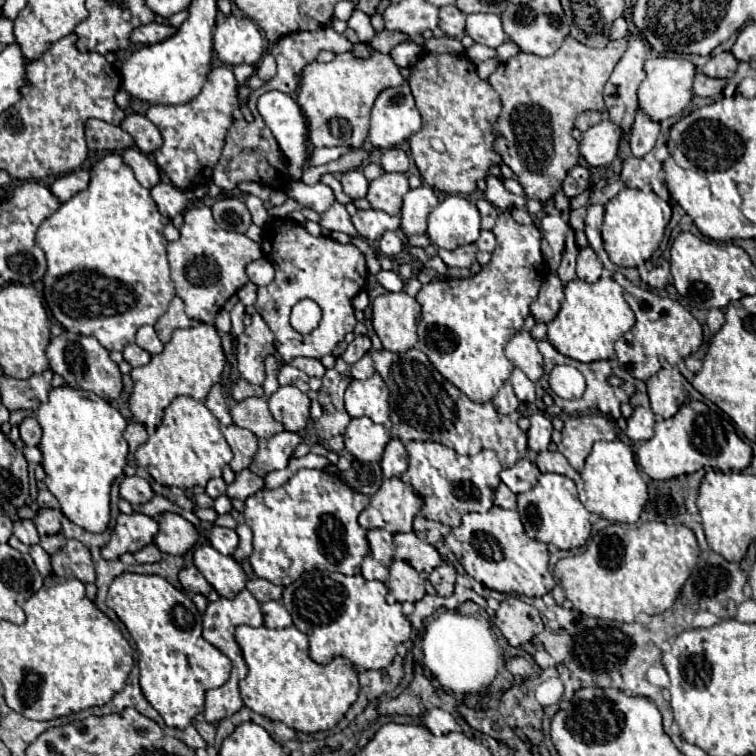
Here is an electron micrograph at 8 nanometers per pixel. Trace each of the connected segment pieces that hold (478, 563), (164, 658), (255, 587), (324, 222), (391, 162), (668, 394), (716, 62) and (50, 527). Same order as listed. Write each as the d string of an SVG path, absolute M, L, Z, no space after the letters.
M492 507L486 513L466 513L462 523L444 537L448 549L464 565L466 573L500 593L516 593L524 597L542 597L554 589L554 577L548 569L548 547L530 539L524 531L518 511Z
M122 573L118 575L106 597L106 605L118 615L118 619L126 625L138 649L138 669L140 669L140 687L148 703L162 715L164 723L174 729L186 729L194 717L204 713L204 693L208 689L216 689L230 677L232 663L230 659L212 643L202 637L202 615L188 597L188 593L176 589L160 575L136 575Z
M256 577L256 579L250 579L250 581L246 583L246 589L248 589L260 603L282 597L282 587L270 583L270 581L266 581L266 579L258 579L258 577Z
M334 203L328 211L322 213L322 219L320 219L320 225L328 231L342 231L346 235L358 235L352 221L350 221L350 215L346 211L346 207L342 203Z
M392 147L392 149L386 149L382 153L382 167L384 167L384 171L406 173L408 167L410 167L410 159L408 159L408 155L402 149Z
M664 367L654 377L646 381L652 411L664 419L672 417L684 403L688 391L684 387L684 377L676 367Z
M726 51L726 53L720 53L720 55L712 57L712 59L702 67L702 71L704 71L708 77L732 79L734 73L736 73L736 67L738 67L736 57L734 57L730 51Z
M40 509L34 517L34 525L38 527L40 537L58 535L60 533L60 513L54 509Z

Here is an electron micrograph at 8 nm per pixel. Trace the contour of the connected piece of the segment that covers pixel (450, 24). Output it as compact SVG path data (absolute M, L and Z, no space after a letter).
M456 5L440 7L440 29L448 37L462 37L466 29L466 15Z

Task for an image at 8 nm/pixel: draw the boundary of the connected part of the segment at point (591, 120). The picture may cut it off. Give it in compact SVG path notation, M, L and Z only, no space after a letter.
M584 111L584 113L578 115L578 119L576 119L576 129L586 131L586 129L590 129L594 123L598 123L600 119L602 119L602 115L600 115L598 111Z

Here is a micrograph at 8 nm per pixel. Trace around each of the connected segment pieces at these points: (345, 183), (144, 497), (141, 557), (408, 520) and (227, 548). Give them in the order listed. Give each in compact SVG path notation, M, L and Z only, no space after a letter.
M358 169L358 171L348 171L348 173L344 173L342 179L340 179L340 183L342 183L342 189L344 189L344 193L346 193L348 197L352 197L352 199L362 199L362 197L366 197L368 179L362 175L360 169Z
M134 475L134 477L124 477L120 485L120 497L130 501L134 507L140 507L154 497L154 491L152 491L152 485L144 477Z
M152 543L150 547L144 547L142 551L136 551L134 557L136 557L138 563L156 563L156 561L164 559L164 553Z
M390 477L370 497L370 507L360 513L358 523L364 529L386 529L392 535L412 531L412 521L422 505L422 497L408 483L400 477Z
M214 525L210 535L208 535L210 543L214 549L218 549L224 555L232 555L238 547L238 535L234 529L226 529L226 527L218 527Z

